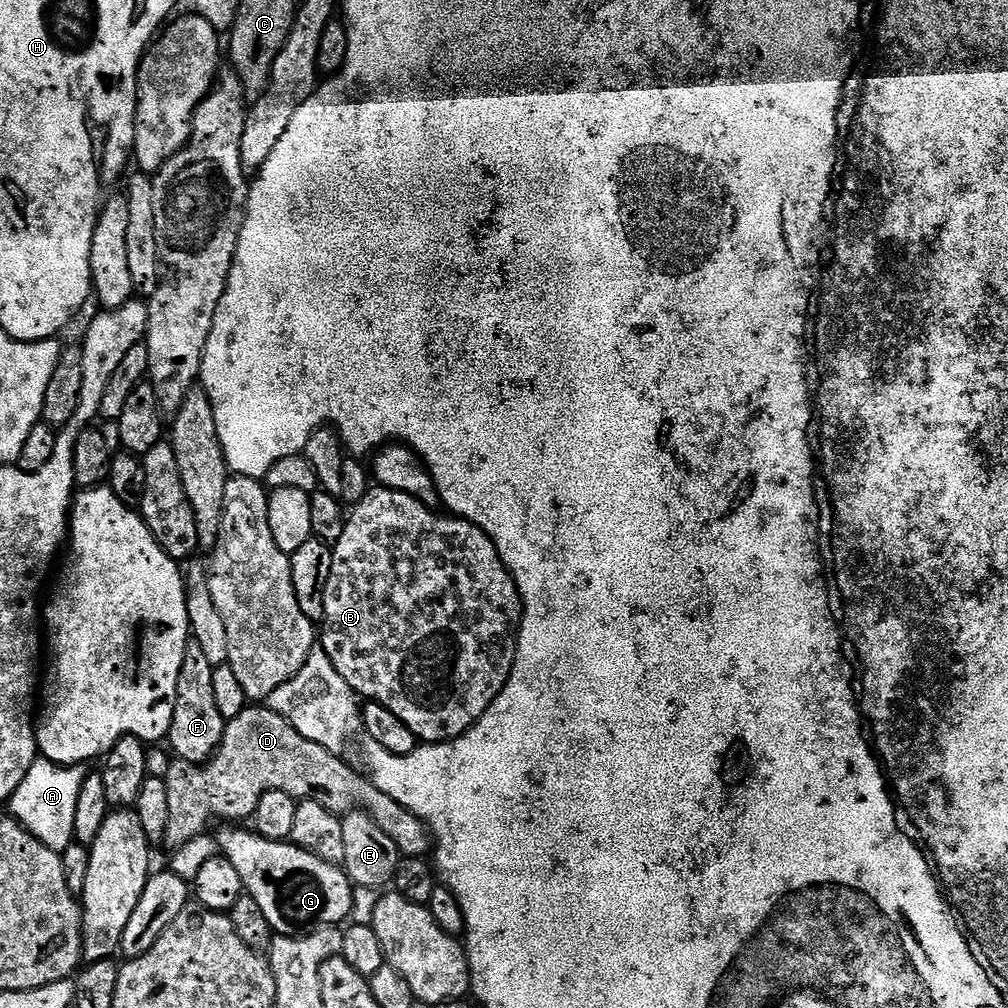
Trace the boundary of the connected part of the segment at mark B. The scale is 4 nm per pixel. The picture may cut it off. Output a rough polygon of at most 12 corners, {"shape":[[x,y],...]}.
{"shape":[[379,486],[331,545],[318,644],[417,741],[506,686],[490,537]]}

